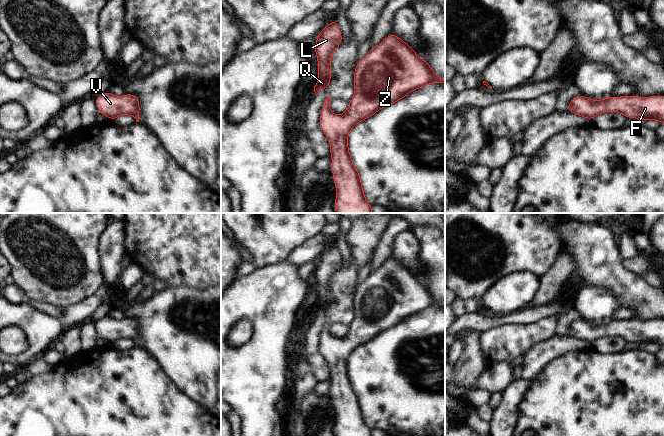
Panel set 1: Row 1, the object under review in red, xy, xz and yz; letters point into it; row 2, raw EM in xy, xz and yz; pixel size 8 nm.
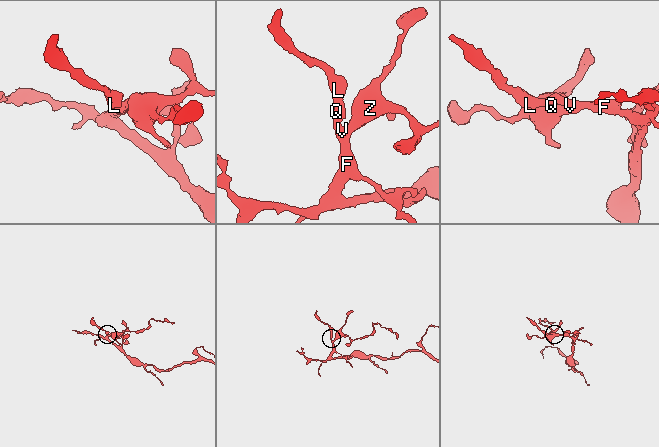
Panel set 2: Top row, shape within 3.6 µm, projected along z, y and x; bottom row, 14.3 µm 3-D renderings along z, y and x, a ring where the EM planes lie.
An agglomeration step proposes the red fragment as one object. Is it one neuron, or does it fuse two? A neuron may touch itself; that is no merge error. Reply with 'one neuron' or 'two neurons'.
one neuron

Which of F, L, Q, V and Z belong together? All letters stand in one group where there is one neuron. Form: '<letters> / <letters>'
F L Q V Z

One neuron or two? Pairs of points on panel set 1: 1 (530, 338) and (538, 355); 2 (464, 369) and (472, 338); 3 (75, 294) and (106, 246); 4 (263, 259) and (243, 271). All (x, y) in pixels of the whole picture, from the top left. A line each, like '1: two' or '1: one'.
1: two
2: one
3: two
4: two

